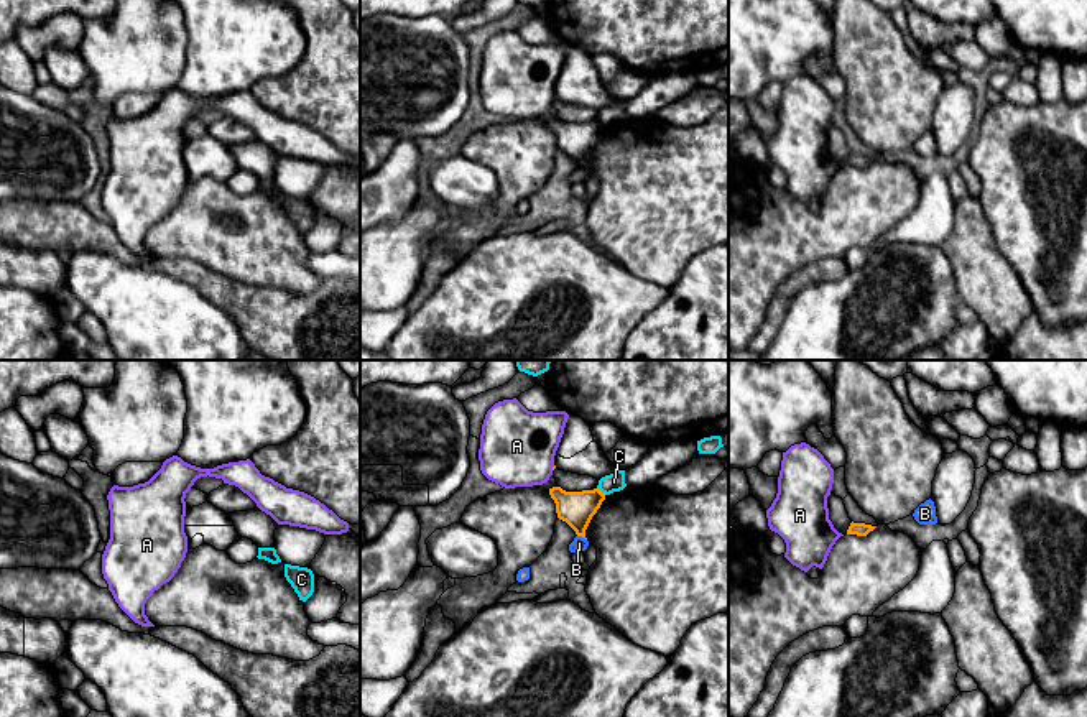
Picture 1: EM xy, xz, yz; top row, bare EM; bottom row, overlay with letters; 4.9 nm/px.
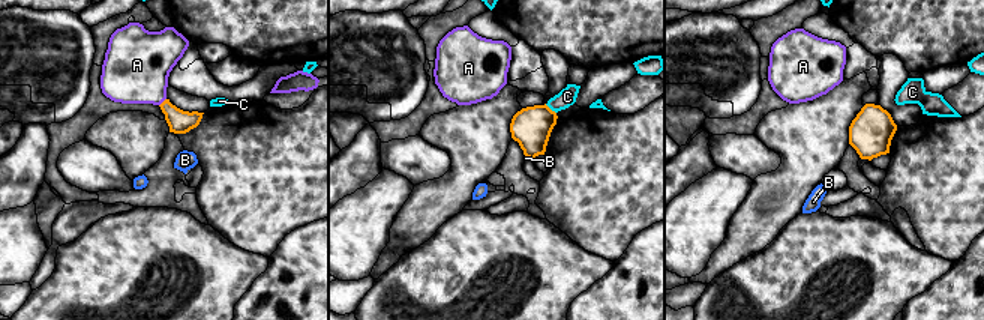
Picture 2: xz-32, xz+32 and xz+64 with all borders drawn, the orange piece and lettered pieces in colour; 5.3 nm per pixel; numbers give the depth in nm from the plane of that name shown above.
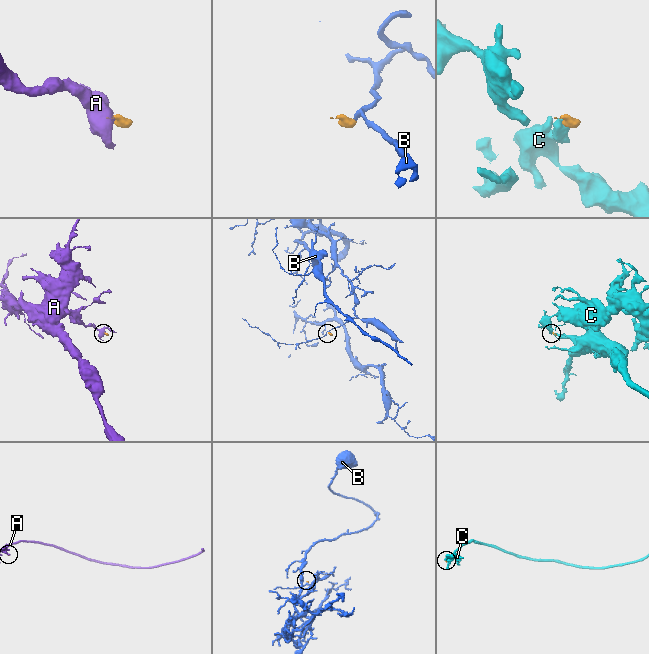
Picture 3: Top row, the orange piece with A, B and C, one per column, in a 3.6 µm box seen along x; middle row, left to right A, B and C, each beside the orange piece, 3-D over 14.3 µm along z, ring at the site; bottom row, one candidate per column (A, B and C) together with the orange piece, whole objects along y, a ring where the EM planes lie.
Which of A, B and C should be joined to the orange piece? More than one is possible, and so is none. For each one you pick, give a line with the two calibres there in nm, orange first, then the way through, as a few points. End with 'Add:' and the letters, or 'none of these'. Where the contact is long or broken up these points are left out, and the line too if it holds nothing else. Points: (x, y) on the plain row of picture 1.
A: Thickness 20 nm (orange) against 360 nm. Path across: xz (555, 97), (553, 99), (535, 96), (517, 78)
Add: A

